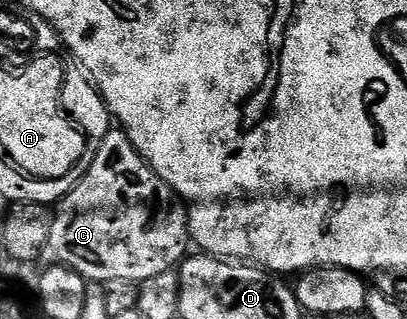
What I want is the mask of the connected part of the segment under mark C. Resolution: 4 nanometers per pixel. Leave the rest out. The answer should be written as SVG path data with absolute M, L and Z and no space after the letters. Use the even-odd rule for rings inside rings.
M110 127L109 133L103 137L96 145L97 153L88 161L89 169L84 169L81 180L76 186L70 190L67 195L60 200L53 212L53 225L51 226L51 238L47 242L47 246L41 251L41 260L49 266L60 266L62 268L70 268L79 273L87 282L98 280L98 285L103 286L111 278L123 278L124 280L132 280L140 282L147 278L155 278L155 274L163 274L164 272L172 272L185 259L191 248L191 237L189 234L189 218L187 208L184 203L177 197L171 188L167 186L167 182L163 182L153 173L153 167L150 166L137 147L131 142L128 132L120 127Z

